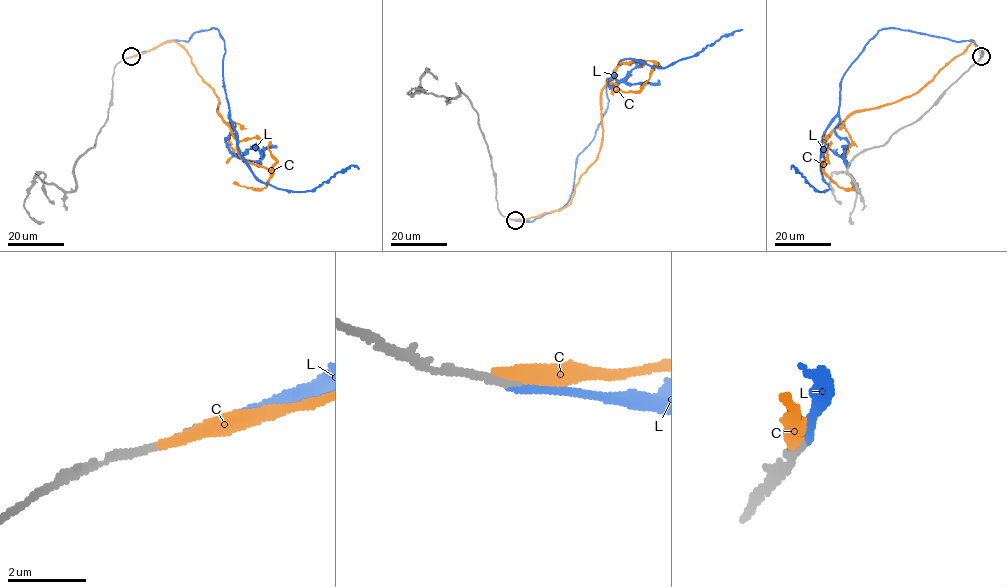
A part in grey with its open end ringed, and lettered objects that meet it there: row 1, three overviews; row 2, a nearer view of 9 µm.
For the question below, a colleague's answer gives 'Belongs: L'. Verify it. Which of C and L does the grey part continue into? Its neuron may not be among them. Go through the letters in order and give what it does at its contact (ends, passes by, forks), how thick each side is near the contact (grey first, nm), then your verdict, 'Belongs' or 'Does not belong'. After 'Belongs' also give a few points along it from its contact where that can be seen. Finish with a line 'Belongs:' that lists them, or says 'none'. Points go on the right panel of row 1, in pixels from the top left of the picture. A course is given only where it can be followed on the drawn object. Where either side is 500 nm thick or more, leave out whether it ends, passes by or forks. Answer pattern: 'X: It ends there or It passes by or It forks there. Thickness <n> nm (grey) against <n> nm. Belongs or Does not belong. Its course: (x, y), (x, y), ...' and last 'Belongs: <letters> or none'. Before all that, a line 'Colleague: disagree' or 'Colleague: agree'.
Colleague: agree
C: It ends there. Thickness 220 nm (grey) against 340 nm. Does not belong
L: It ends there. Thickness 200 nm (grey) against 200 nm. Belongs. Its course: (981, 57), (972, 40), (880, 30), (841, 80), (839, 114), (822, 141), (829, 189), (818, 191), (791, 169)
Belongs: L

